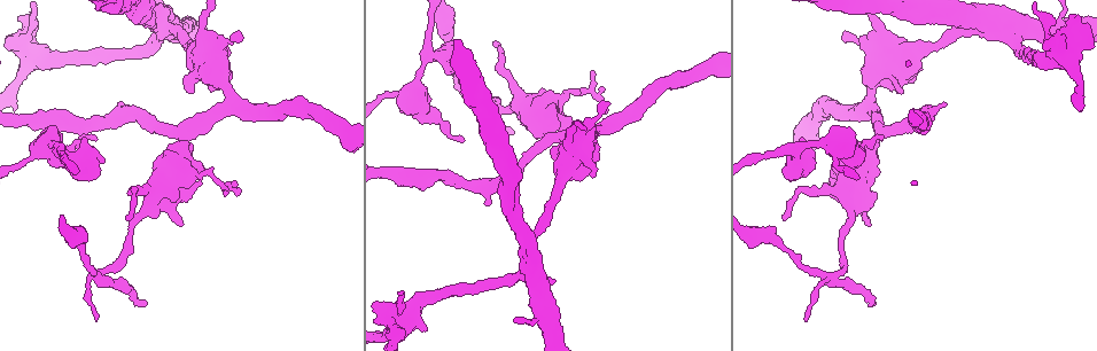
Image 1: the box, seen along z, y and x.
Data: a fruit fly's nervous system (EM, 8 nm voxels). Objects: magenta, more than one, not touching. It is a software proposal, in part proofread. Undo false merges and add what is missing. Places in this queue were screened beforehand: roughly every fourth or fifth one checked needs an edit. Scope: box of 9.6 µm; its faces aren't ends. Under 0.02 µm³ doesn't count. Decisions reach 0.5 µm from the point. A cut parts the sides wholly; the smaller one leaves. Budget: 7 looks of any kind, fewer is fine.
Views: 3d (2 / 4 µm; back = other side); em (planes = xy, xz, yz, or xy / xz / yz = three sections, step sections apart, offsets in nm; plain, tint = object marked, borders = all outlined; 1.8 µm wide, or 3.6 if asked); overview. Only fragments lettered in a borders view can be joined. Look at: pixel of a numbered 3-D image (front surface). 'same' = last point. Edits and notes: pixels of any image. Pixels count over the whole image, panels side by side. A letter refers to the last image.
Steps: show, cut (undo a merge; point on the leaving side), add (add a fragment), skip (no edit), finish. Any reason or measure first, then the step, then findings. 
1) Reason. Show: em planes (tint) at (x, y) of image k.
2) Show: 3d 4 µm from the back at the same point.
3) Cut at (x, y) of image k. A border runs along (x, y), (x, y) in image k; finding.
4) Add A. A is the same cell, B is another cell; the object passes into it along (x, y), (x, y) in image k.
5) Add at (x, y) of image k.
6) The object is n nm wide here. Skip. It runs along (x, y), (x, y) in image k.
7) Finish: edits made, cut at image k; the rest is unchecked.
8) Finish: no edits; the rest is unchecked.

Branch stops here. Show: em planes (borders) at (513, 132) of image 1.

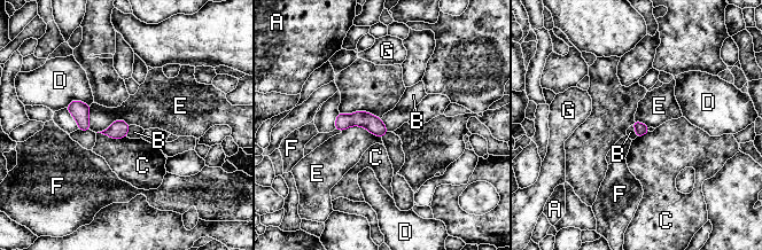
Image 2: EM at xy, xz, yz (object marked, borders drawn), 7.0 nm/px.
Skip. A, B, C, D, E, F and G are other cells; it runs along (337, 123), (368, 120), (383, 130) in image 2; no lettered fragment goes on from it.

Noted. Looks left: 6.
Three arms meet. Show: 3d 4 µm at (99, 276) of image 1.

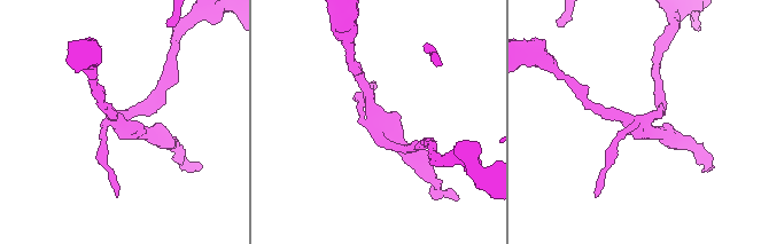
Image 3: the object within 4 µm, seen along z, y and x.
Shape alone is not enough. Show: em planes (borders) at (374, 131) of image 3.

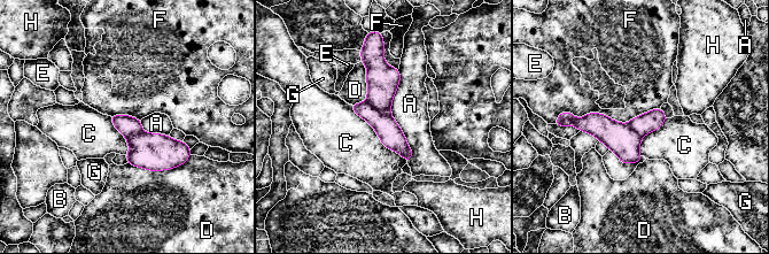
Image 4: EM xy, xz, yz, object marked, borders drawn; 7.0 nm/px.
The longest contact is with F, 700 nm. Cut at (382, 81) of image 4. A, B, C, D, E, F, G and H are other cells; a second neuron is stuck on.

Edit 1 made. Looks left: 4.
An open end. Show: em planes (borders) at (97, 138) of image 1.

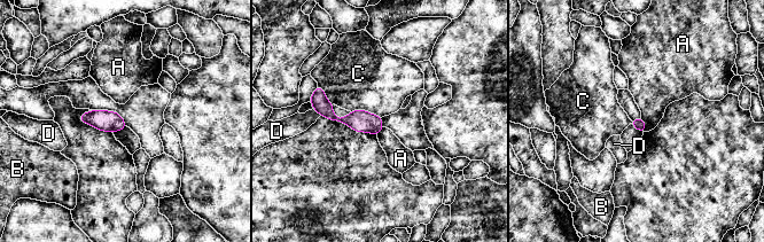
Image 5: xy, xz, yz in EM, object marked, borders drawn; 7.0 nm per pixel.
Skip. A, B, C and D are other cells; no lettered fragment goes on from it.

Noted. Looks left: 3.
Finish: edits made, cut at image 4; the rest is unchecked.

